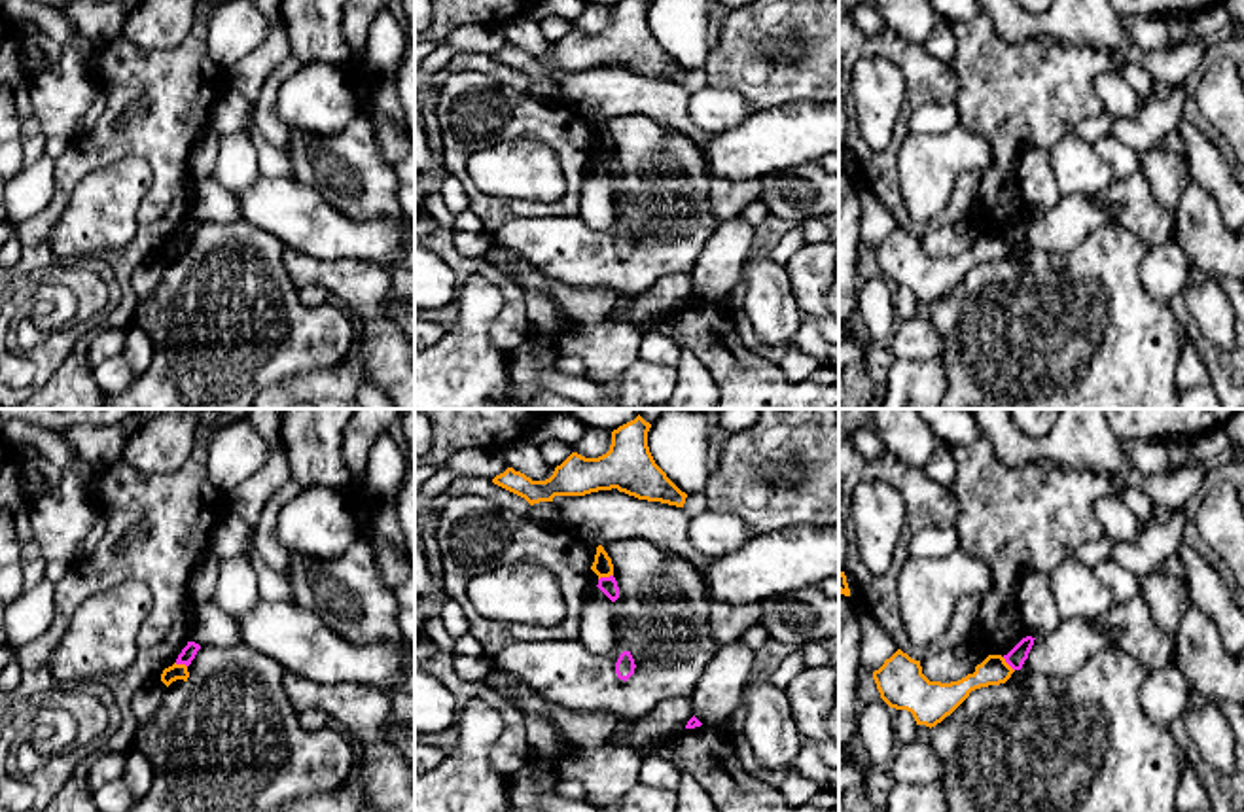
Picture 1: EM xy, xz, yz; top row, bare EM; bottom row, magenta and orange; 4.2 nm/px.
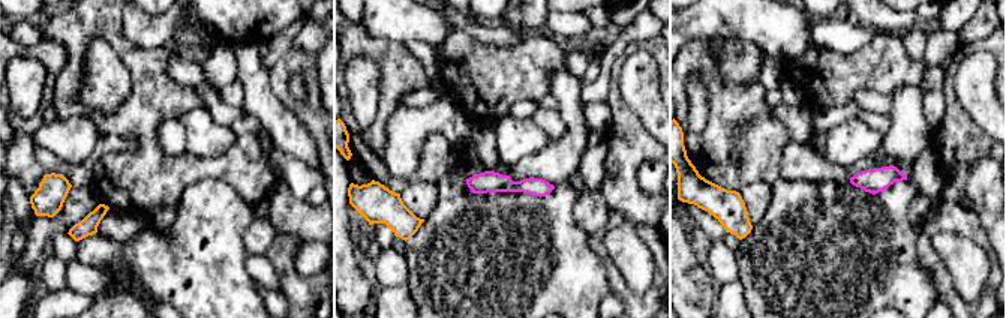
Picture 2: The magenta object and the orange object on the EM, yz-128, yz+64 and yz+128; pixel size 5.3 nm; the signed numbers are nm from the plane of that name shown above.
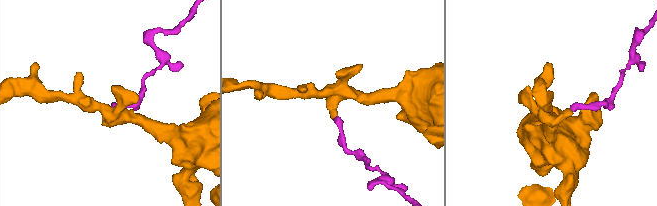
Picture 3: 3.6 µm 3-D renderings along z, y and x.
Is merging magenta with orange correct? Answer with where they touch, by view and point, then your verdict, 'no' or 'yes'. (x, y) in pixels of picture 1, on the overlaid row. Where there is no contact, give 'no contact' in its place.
contact xz (604, 578); no

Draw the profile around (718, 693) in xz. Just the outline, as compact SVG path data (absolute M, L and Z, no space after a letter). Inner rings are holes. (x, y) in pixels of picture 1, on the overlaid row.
M740 640L720 645L691 697L702 725L720 727L742 702L742 691L755 672L755 653Z

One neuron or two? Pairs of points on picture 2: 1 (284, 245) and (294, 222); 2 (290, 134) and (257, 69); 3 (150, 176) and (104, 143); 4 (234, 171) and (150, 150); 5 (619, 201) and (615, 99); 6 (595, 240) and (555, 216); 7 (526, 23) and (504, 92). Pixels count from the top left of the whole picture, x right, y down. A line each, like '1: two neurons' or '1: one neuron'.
1: two neurons
2: one neuron
3: two neurons
4: one neuron
5: one neuron
6: two neurons
7: two neurons

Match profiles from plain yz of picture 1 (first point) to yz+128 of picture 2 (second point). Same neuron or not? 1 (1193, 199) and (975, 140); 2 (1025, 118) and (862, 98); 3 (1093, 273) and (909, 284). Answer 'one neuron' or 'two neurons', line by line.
1: one neuron
2: two neurons
3: one neuron

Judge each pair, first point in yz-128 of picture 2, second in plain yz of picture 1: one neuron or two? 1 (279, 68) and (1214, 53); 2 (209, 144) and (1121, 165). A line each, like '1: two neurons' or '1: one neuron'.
1: one neuron
2: two neurons

